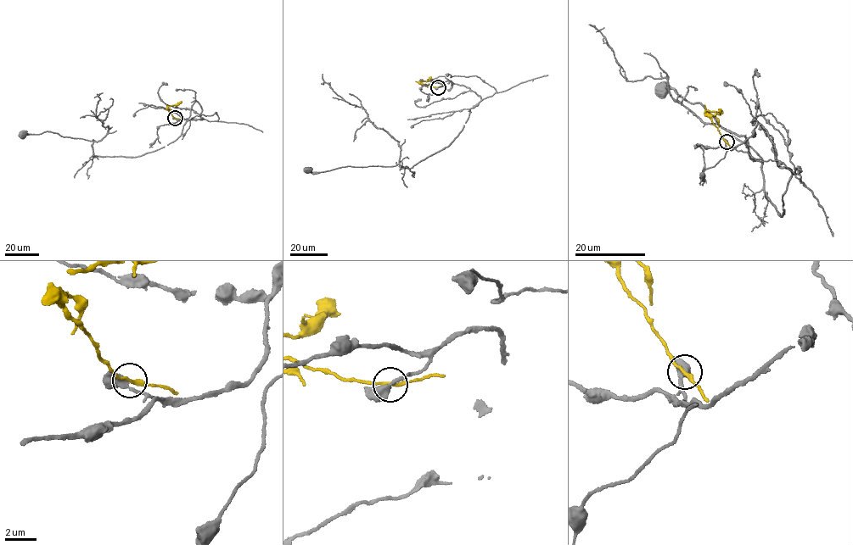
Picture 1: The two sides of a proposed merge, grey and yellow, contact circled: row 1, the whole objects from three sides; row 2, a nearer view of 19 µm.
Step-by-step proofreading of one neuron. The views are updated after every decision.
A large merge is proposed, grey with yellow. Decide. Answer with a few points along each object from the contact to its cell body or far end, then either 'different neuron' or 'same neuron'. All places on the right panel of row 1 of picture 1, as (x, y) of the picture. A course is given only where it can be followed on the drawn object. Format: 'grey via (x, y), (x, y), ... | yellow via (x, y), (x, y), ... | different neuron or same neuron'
grey via (726, 141), (761, 125), (777, 165), (798, 169), (782, 215), (761, 158), (701, 102), (661, 91) | yellow via (726, 141), (706, 112), (721, 114), (720, 109) | different neuron

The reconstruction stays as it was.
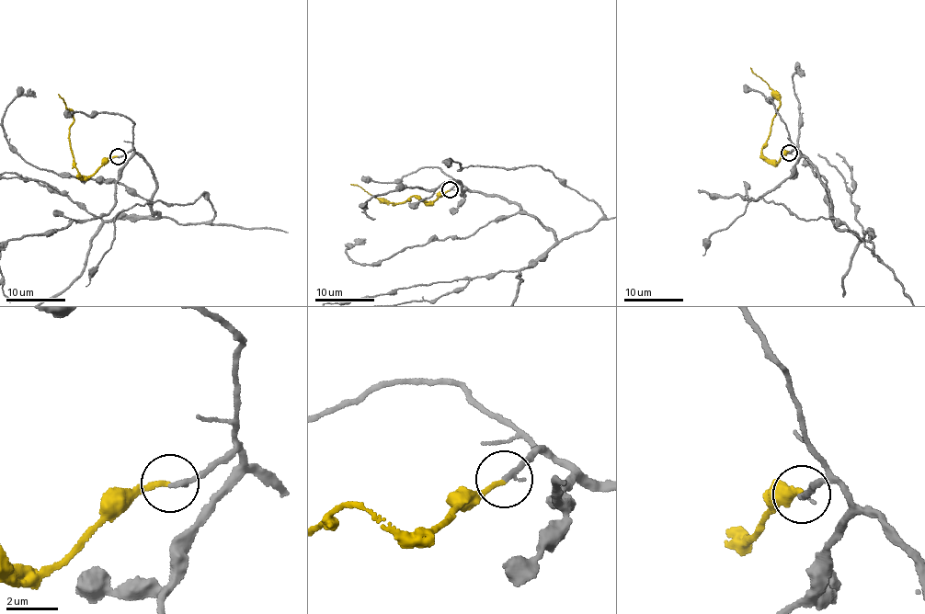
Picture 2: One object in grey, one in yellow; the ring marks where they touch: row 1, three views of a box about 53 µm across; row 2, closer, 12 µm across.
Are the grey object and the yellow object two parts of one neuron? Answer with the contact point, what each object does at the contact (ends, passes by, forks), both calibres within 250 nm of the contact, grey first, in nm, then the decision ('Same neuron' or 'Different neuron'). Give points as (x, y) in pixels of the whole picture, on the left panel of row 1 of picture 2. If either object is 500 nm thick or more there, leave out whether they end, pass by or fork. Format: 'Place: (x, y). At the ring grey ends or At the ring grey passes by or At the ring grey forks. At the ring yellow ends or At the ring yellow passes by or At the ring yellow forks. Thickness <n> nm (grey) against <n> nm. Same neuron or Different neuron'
Place: (118, 156). At the ring grey ends. At the ring yellow ends. Thickness 200 nm (grey) against 190 nm. Same neuron

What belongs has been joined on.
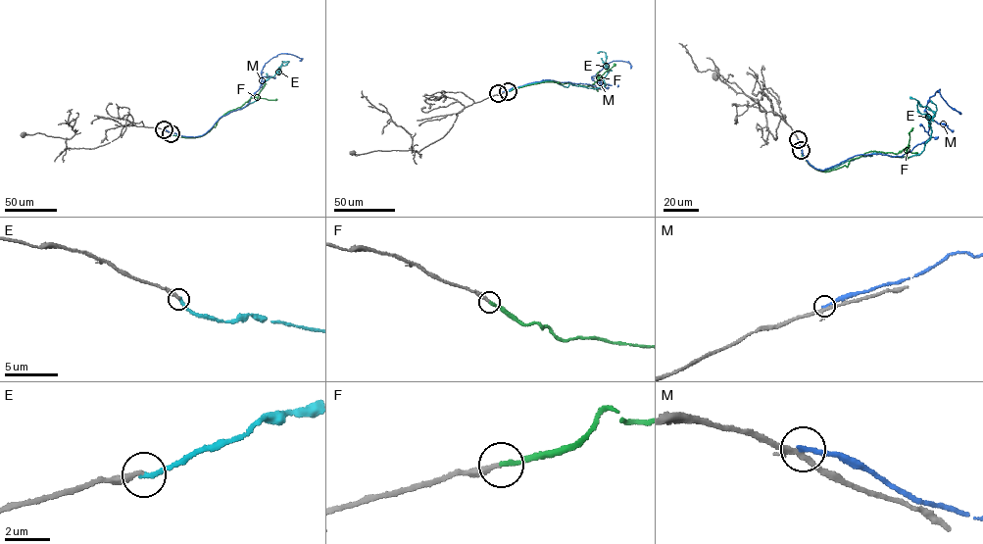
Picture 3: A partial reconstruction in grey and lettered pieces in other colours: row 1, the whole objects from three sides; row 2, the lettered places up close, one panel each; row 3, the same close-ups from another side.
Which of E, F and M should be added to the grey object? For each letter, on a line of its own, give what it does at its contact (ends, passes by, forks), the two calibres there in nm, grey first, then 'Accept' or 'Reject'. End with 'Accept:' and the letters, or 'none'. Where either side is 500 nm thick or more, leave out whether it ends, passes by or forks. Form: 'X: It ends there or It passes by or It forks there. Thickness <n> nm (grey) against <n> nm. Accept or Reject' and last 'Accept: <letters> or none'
E: It ends there. Thickness 240 nm (grey) against 240 nm. Reject
F: It ends there. Thickness 240 nm (grey) against 200 nm. Accept
M: It ends there. Thickness 170 nm (grey) against 200 nm. Reject
Accept: F

